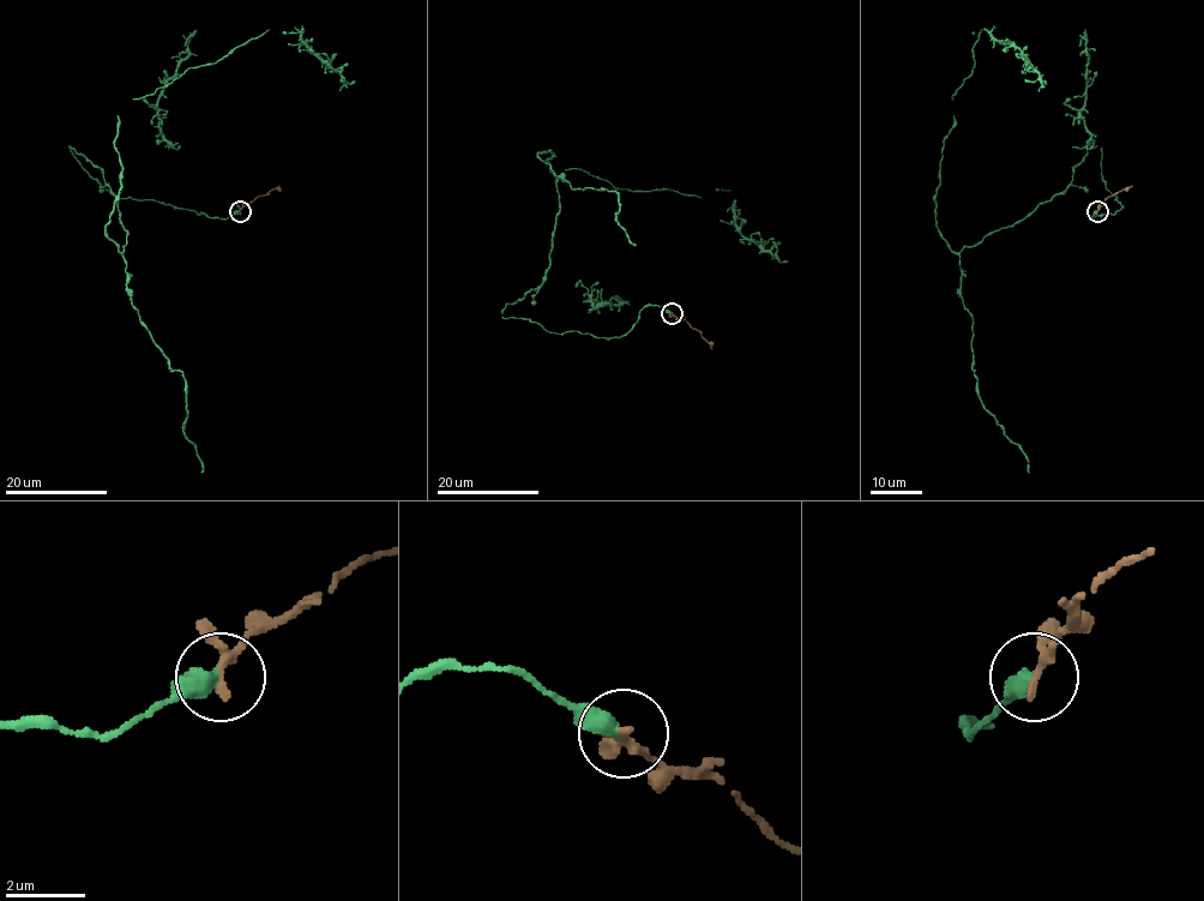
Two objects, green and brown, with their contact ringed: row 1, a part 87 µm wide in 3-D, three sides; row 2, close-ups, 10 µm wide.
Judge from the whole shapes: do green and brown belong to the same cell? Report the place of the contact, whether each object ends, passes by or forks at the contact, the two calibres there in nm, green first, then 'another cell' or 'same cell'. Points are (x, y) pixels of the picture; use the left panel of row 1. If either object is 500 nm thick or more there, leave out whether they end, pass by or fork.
(240, 211) | 500/200 nm | same cell

